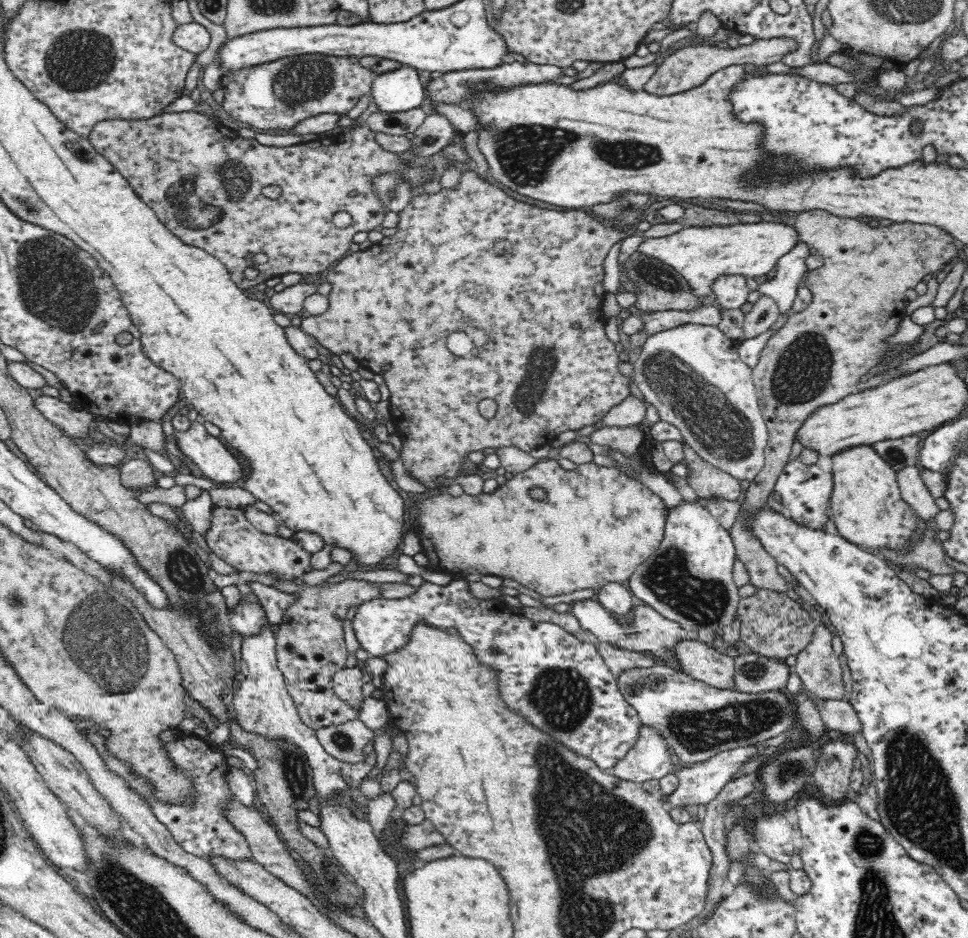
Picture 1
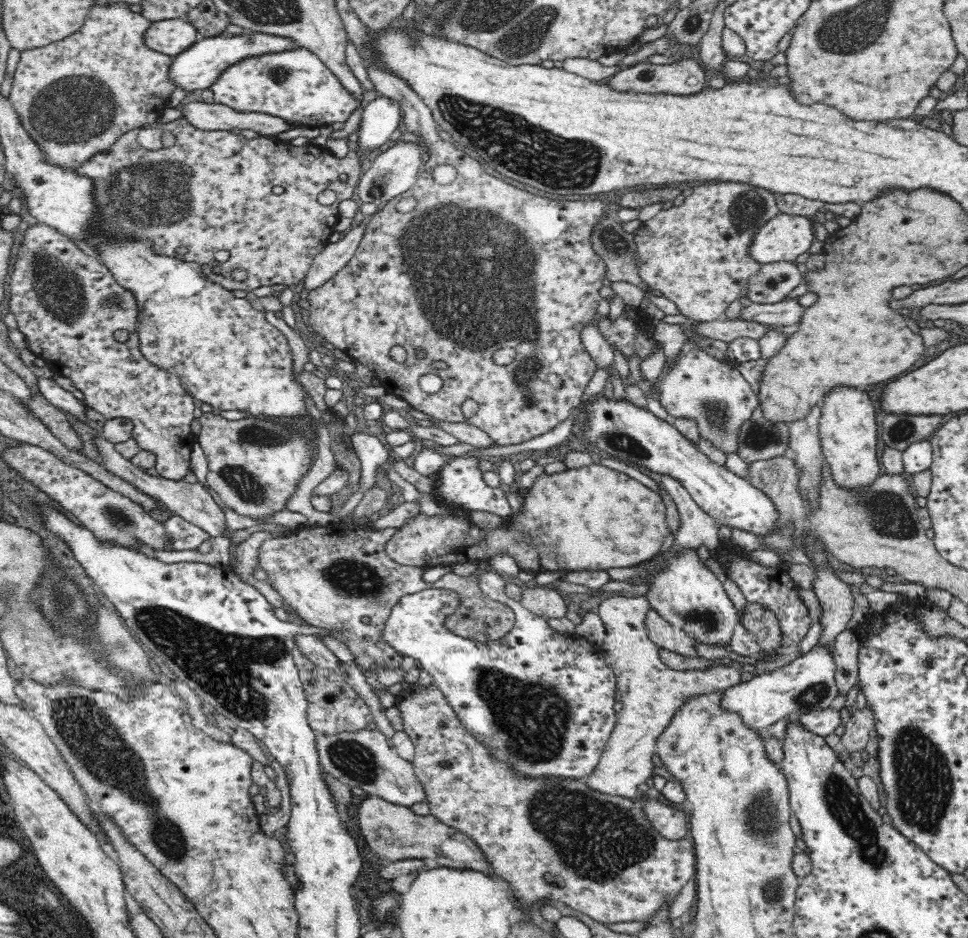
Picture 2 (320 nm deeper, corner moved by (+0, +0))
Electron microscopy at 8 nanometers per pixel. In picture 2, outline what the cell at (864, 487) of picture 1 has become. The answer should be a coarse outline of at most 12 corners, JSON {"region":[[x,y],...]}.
{"region":[[866,389],[824,394],[819,436],[836,484],[880,474],[874,399]]}

